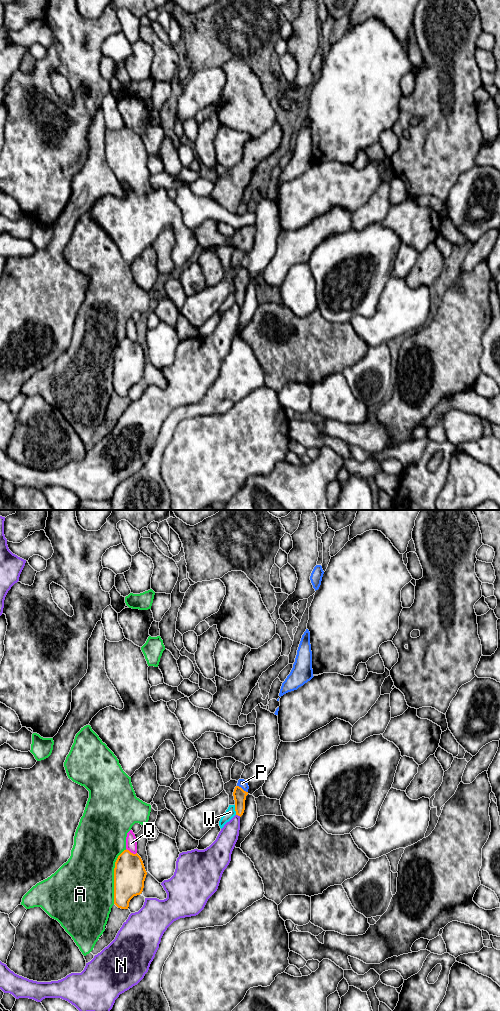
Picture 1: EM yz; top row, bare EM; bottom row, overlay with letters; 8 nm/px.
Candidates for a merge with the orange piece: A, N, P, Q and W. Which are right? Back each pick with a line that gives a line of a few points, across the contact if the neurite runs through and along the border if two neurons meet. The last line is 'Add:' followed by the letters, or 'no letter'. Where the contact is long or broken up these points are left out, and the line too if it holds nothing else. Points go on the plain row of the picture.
P: line yz (239, 282), (241, 276), (242, 271)
Add: P

